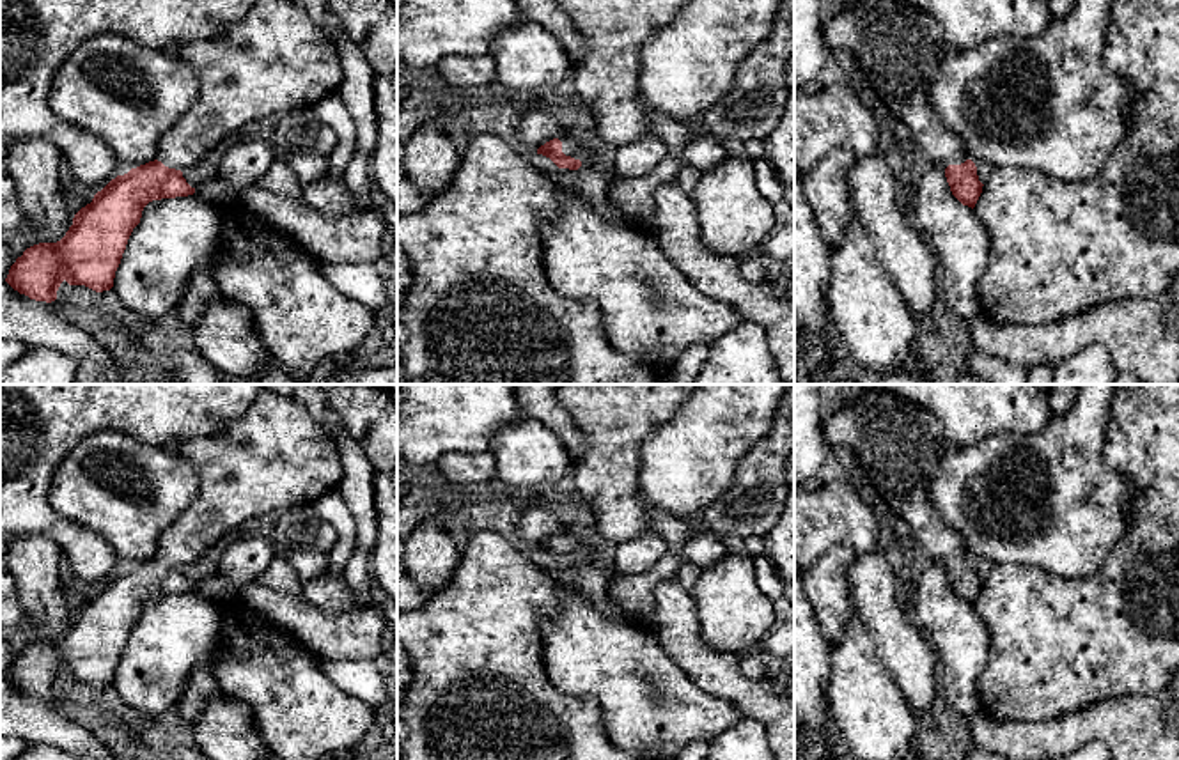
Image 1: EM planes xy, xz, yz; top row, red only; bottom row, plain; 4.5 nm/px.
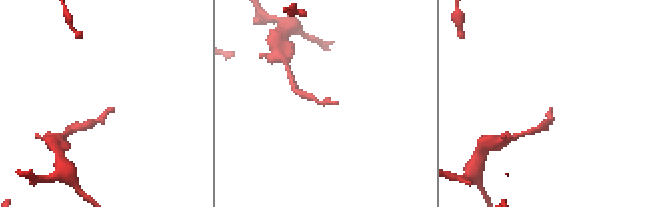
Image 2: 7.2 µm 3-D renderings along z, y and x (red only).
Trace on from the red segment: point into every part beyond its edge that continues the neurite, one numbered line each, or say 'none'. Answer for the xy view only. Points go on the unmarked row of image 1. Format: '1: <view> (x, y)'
1: xy (275, 456)

